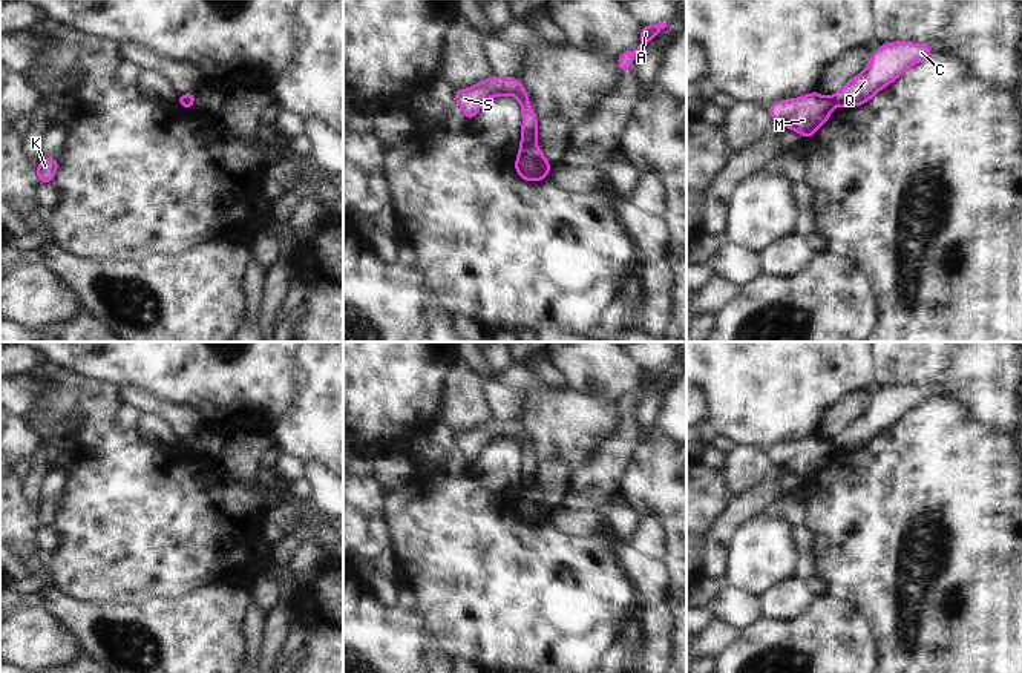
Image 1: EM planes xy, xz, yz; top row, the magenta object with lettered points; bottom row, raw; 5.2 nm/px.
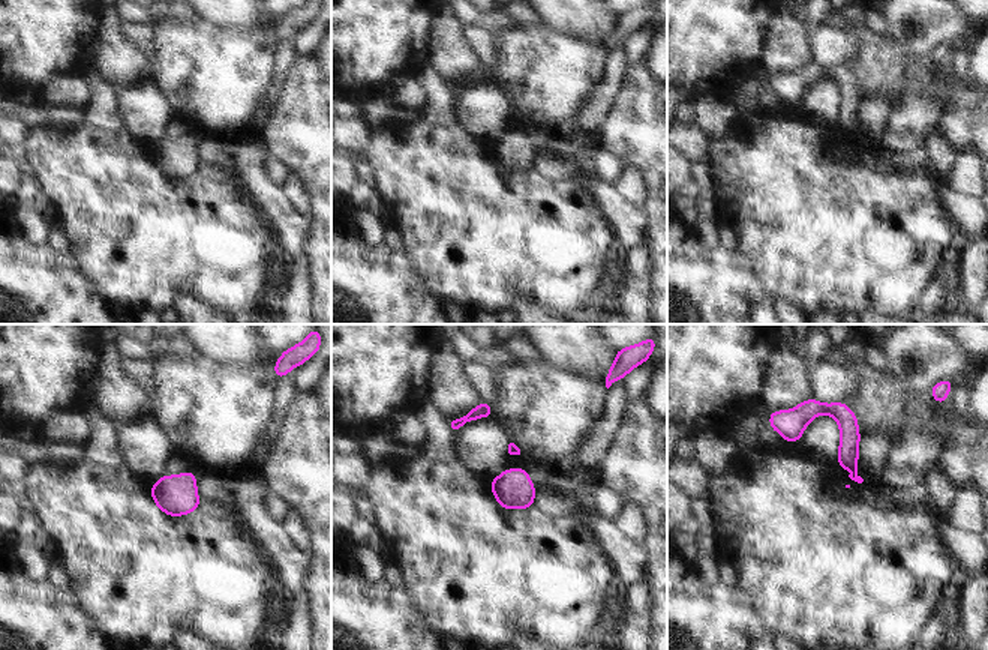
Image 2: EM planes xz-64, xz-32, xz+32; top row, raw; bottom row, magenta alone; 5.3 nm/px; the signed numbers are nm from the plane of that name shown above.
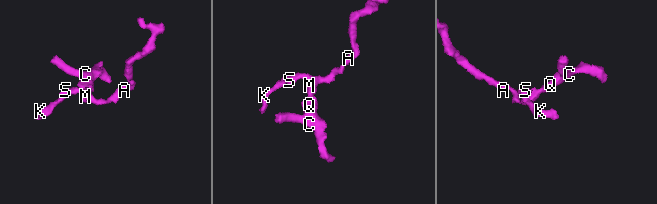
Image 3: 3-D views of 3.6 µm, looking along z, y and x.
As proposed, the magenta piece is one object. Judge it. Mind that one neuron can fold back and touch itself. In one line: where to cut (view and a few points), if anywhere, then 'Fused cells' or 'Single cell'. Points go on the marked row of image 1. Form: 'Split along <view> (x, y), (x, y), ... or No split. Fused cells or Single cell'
Split along xz (533, 141), (521, 144). Fused cells

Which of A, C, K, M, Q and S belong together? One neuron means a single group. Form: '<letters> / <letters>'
A K M S / C Q

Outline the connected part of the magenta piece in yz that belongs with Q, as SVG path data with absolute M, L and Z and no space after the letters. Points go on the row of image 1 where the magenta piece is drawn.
M912 41L881 44L873 51L867 67L832 97L835 106L853 107L867 103L884 86L895 81L910 66L925 60L932 52L932 46Z

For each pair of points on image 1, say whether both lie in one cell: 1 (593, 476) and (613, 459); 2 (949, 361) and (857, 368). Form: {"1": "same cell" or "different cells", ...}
{"1": "same cell", "2": "different cells"}

